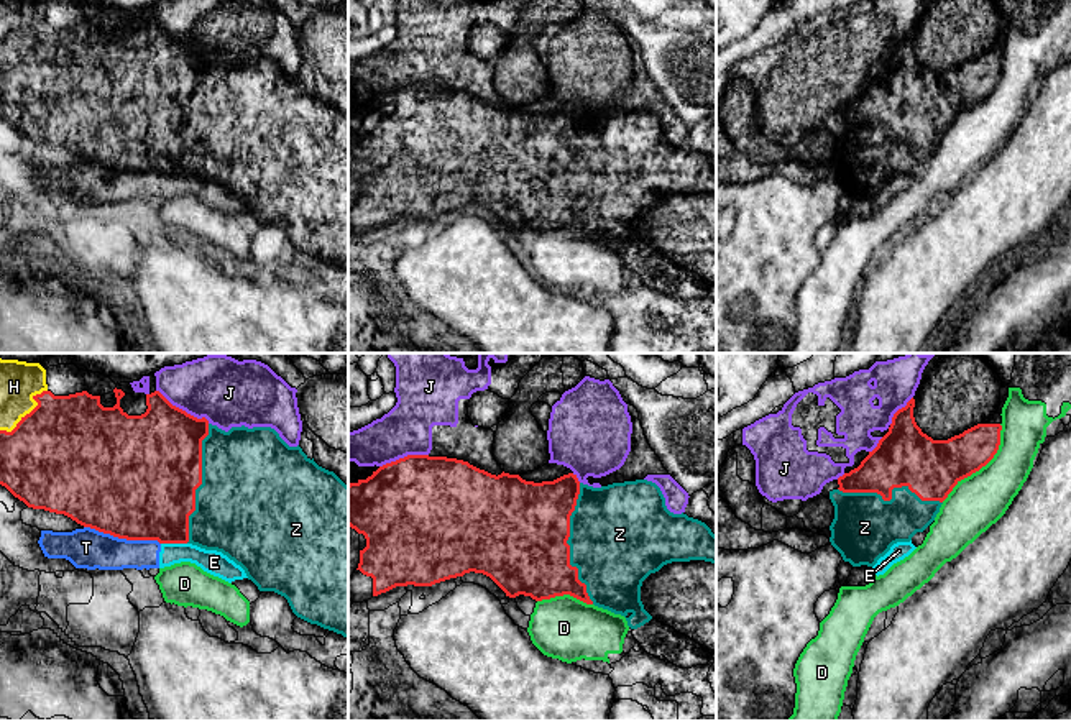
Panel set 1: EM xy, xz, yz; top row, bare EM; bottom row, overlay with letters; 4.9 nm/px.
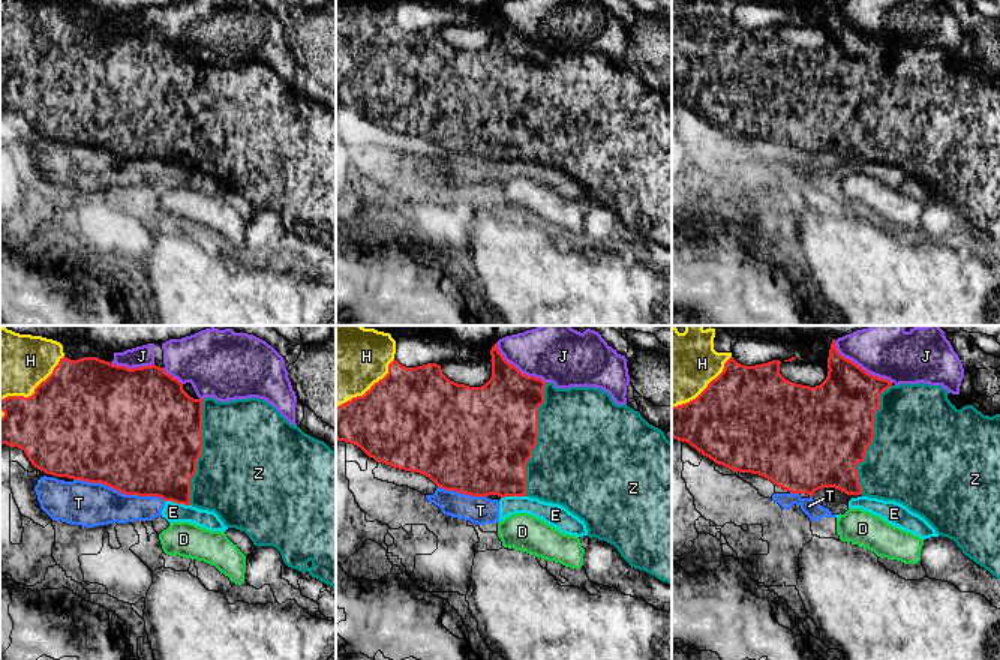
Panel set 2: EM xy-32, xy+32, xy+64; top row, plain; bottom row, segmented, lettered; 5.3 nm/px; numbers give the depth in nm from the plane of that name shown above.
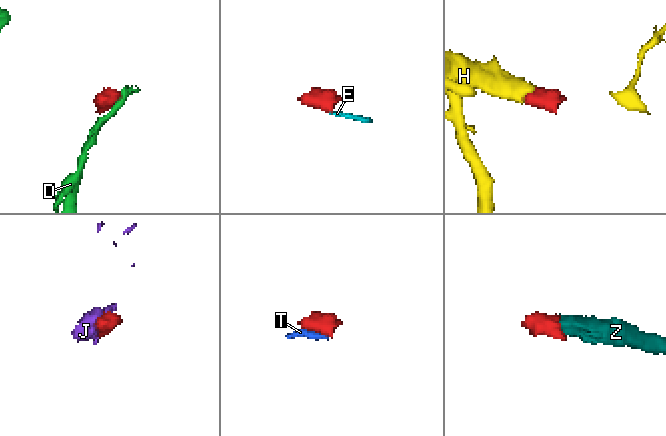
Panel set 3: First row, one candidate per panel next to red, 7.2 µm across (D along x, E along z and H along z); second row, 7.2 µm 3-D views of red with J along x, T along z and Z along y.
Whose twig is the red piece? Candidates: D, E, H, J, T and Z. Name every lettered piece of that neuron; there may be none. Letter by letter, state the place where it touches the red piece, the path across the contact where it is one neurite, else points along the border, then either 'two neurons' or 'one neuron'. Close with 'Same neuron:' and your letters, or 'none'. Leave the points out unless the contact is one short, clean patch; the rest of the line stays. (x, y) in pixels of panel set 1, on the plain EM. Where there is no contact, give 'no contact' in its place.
D: meets red in yz at (983, 97); two neurons
E: meets red in xy at (174, 174); border along xy (161, 174), (186, 176); two neurons
H: meets red in xy at (30, 45); one neuron
J: meets red in xy at (181, 41); two neurons
T: meets red in xy at (122, 169); two neurons
Z: meets red in xz at (567, 176); one neuron
Same neuron: H, Z

